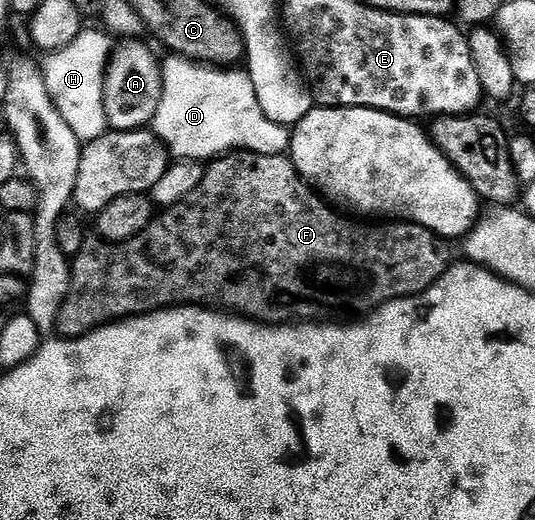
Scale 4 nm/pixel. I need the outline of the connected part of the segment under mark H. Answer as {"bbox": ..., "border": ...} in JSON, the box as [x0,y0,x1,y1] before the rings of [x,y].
{"bbox":[42,29,114,144],"border":[[[83,29],[72,44],[66,45],[64,49],[51,51],[42,62],[45,87],[48,88],[49,96],[65,123],[84,144],[98,139],[108,128],[102,86],[114,46],[110,44],[111,37],[101,29],[98,30]]]}

